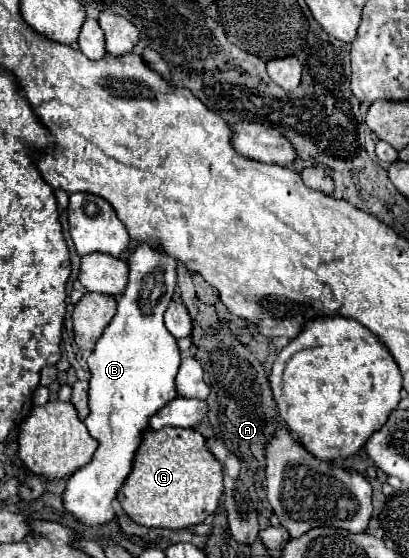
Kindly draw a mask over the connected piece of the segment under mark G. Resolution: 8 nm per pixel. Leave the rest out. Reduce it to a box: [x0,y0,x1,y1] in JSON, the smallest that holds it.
[118,428,224,530]

